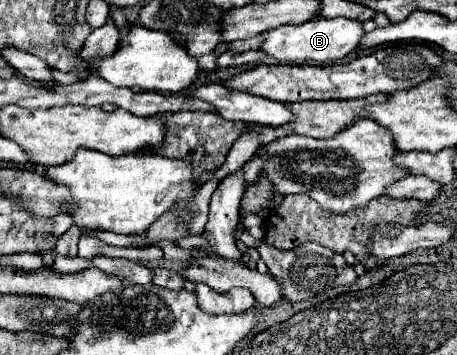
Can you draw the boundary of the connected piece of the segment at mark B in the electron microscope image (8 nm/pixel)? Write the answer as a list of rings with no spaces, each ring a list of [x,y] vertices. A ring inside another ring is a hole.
[[[313,18],[309,22],[303,24],[285,24],[279,26],[275,30],[269,30],[263,38],[261,50],[281,62],[295,62],[295,64],[303,64],[303,62],[311,62],[311,64],[323,64],[323,62],[331,62],[331,60],[341,60],[343,56],[347,56],[351,50],[357,48],[359,40],[363,36],[363,28],[359,20],[345,20],[345,18],[333,18],[333,20],[325,20],[325,18]]]

